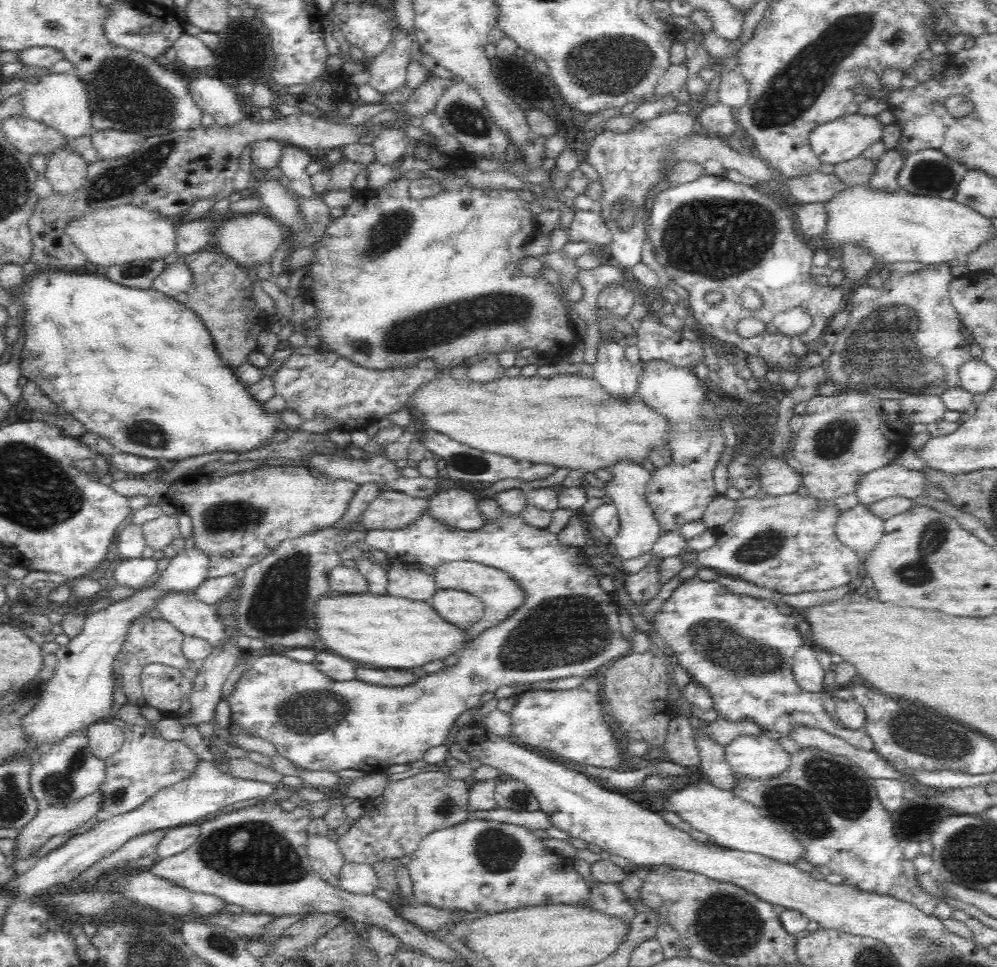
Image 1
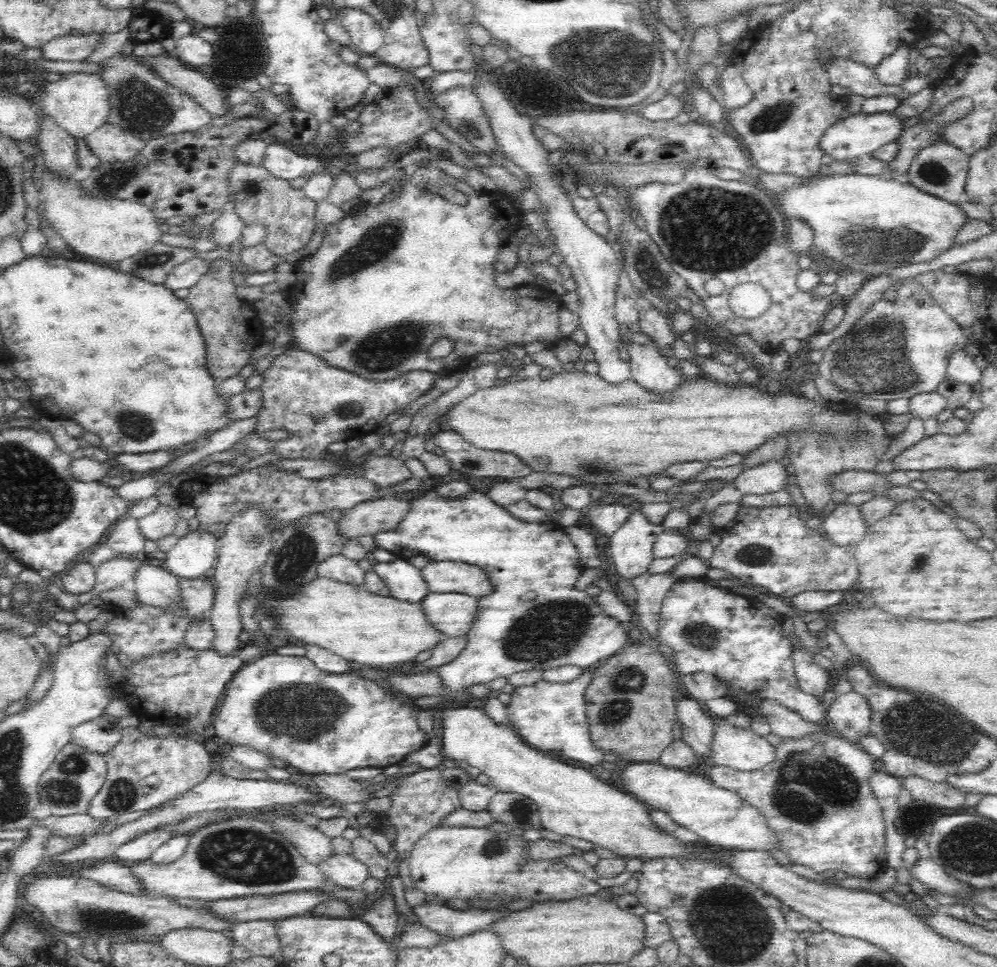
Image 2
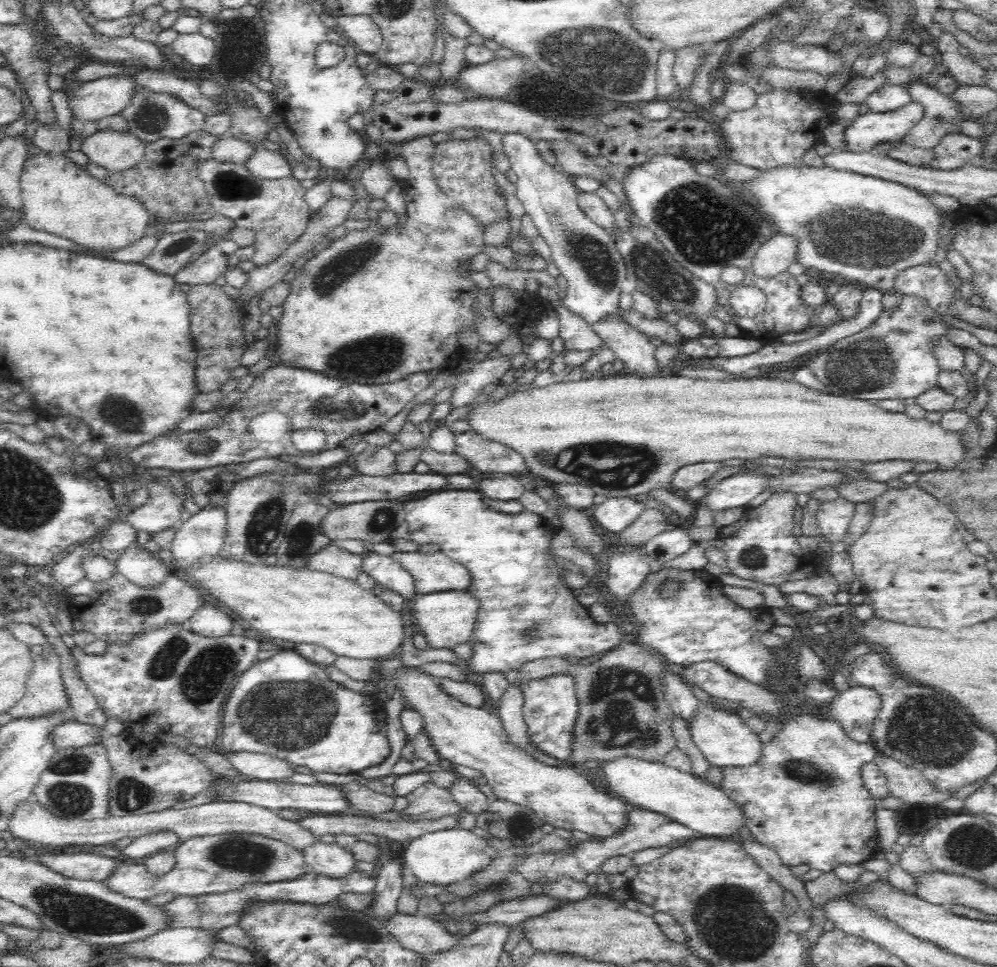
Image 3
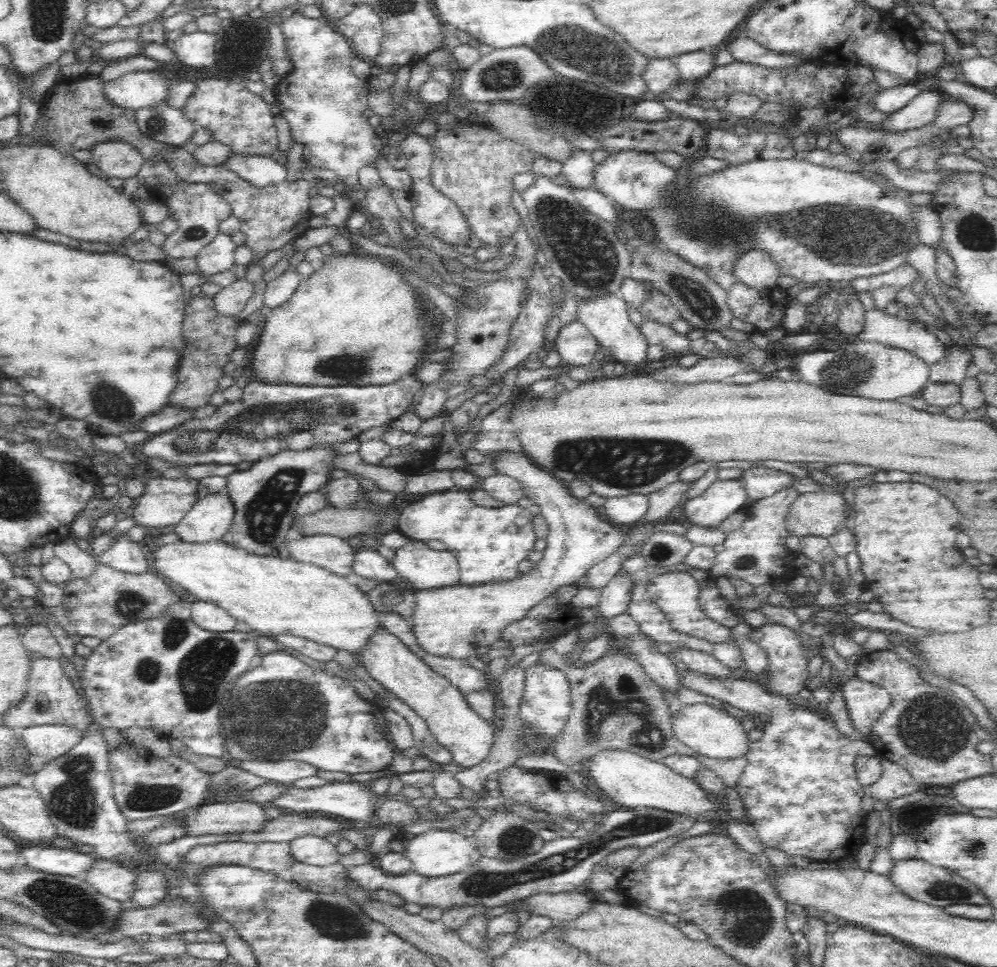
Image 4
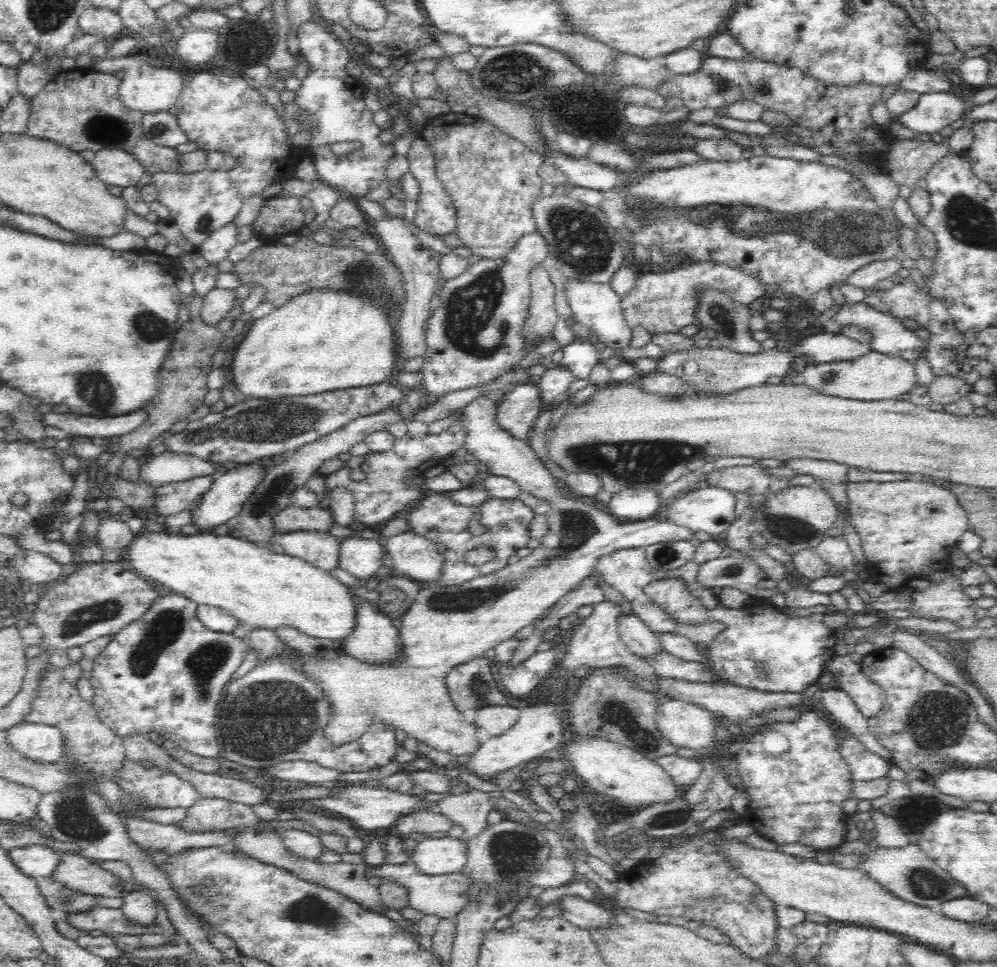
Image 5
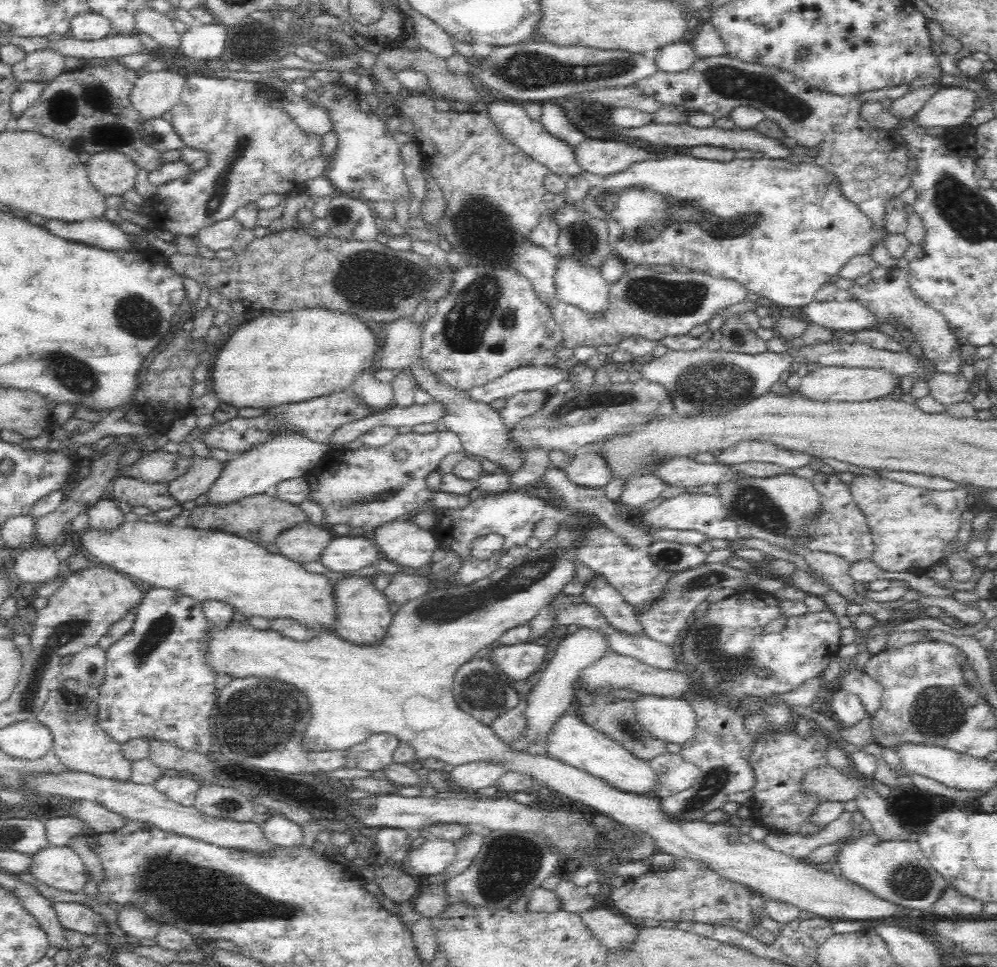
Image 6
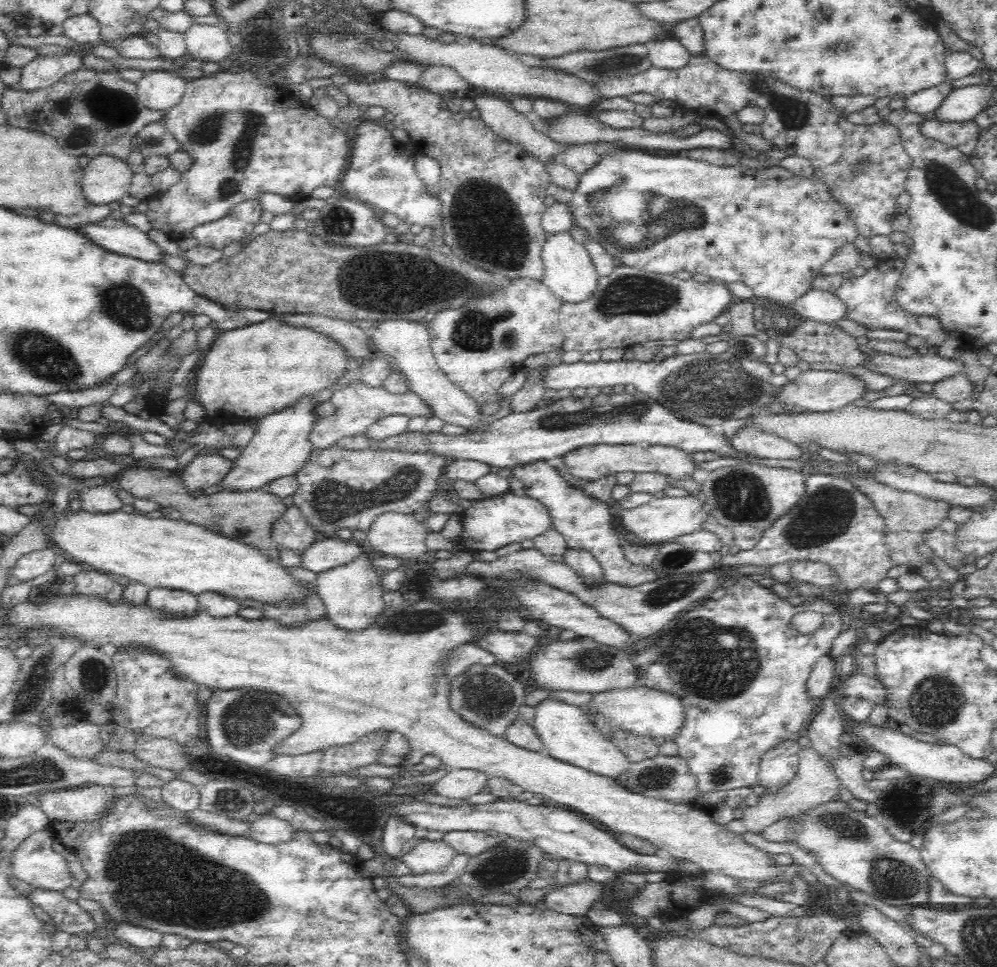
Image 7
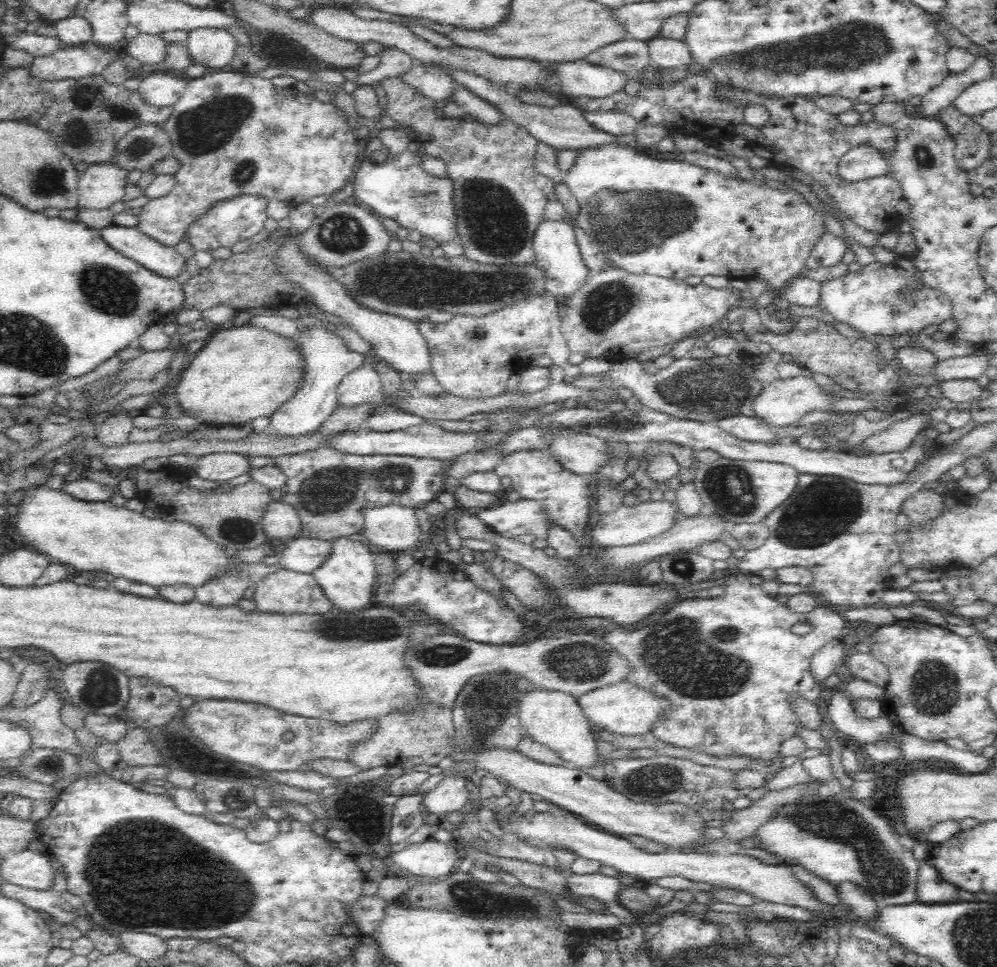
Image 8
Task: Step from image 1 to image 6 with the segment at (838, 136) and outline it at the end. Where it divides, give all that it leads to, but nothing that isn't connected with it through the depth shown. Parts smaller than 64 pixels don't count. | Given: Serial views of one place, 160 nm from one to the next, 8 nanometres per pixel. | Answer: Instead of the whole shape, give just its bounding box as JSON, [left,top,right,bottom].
[912,86,981,129]

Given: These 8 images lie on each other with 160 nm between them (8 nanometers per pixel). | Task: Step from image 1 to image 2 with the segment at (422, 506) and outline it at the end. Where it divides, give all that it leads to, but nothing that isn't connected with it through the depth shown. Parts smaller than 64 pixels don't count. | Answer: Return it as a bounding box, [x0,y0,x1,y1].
[337,496,410,539]

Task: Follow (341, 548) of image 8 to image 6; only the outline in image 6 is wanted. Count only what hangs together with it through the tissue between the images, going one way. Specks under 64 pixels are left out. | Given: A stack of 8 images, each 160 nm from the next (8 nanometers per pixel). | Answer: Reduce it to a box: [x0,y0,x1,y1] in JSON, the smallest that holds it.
[329,573,394,644]

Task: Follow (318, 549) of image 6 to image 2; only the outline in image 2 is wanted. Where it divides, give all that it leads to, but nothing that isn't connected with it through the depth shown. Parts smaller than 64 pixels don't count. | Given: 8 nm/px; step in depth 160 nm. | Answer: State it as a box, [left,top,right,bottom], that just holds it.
[317,554,365,586]

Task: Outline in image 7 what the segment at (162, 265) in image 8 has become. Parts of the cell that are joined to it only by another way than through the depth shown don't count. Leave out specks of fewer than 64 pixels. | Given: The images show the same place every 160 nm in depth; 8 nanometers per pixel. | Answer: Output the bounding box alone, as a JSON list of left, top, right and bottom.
[78,216,164,264]

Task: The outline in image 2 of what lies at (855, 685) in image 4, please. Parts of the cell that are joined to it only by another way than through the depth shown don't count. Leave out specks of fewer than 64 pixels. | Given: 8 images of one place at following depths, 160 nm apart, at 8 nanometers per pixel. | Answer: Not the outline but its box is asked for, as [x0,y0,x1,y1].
[827,690,872,743]

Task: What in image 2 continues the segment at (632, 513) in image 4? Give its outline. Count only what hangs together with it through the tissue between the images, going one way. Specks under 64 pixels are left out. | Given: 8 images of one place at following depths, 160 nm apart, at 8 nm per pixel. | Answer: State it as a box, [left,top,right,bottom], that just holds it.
[585,503,634,537]

